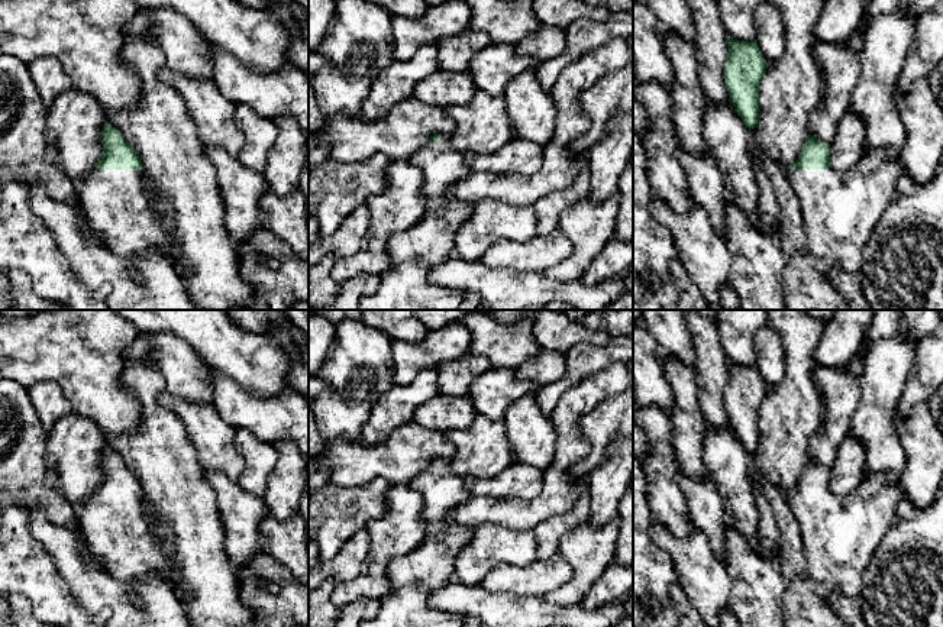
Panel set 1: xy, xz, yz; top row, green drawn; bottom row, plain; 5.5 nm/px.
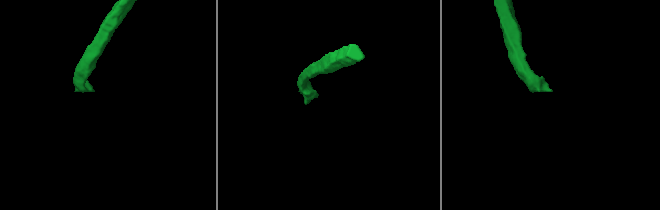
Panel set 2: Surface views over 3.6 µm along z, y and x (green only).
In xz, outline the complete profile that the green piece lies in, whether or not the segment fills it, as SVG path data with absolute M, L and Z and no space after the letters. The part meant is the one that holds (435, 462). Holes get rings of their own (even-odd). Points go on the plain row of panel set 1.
M433 459L408 487L423 497L422 521L424 539L413 552L395 557L387 569L387 581L394 591L408 585L423 585L432 592L453 579L455 557L471 542L474 530L450 524L446 517L472 495L456 476L448 460Z

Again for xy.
M107 446L101 455L101 468L99 488L77 507L90 553L127 586L148 573L156 573L180 597L169 555L159 544L168 533L145 511L145 494L138 476Z

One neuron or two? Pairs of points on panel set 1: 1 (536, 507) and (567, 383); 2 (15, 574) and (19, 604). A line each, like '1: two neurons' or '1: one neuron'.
1: two neurons
2: two neurons

